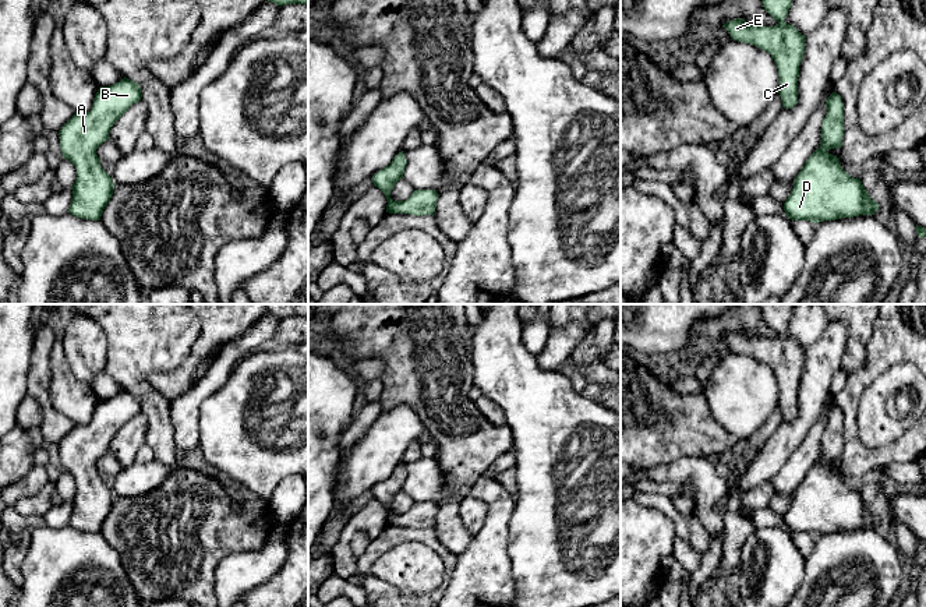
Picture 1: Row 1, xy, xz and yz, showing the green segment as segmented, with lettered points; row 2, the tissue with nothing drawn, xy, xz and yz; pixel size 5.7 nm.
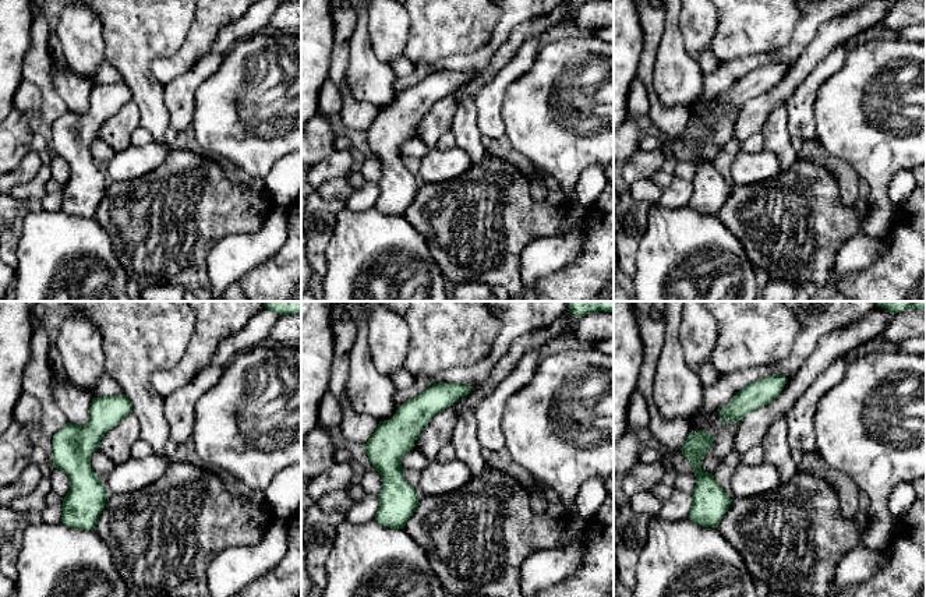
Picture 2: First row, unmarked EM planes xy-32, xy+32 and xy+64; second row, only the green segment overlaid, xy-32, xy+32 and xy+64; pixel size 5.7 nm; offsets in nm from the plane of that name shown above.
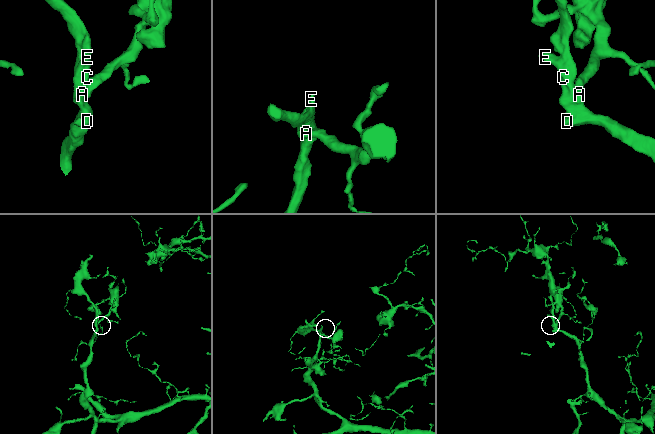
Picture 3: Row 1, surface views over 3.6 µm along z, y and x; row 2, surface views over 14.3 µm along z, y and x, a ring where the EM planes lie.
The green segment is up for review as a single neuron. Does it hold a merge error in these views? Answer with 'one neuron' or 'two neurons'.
one neuron

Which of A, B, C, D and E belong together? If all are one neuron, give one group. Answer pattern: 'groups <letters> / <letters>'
groups A B C D E

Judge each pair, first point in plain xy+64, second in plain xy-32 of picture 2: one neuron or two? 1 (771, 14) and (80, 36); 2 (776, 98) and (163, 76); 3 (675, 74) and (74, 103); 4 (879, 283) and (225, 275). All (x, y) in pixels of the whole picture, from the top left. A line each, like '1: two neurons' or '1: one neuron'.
1: two neurons
2: two neurons
3: one neuron
4: two neurons

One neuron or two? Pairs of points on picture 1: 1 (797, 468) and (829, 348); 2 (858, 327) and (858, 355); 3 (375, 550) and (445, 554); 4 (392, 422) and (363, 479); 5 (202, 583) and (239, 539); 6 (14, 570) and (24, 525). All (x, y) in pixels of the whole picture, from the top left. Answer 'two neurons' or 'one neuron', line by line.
1: two neurons
2: one neuron
3: one neuron
4: one neuron
5: one neuron
6: one neuron

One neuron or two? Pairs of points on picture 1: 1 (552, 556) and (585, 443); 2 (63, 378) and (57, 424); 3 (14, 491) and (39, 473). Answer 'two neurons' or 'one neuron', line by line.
1: one neuron
2: two neurons
3: one neuron

